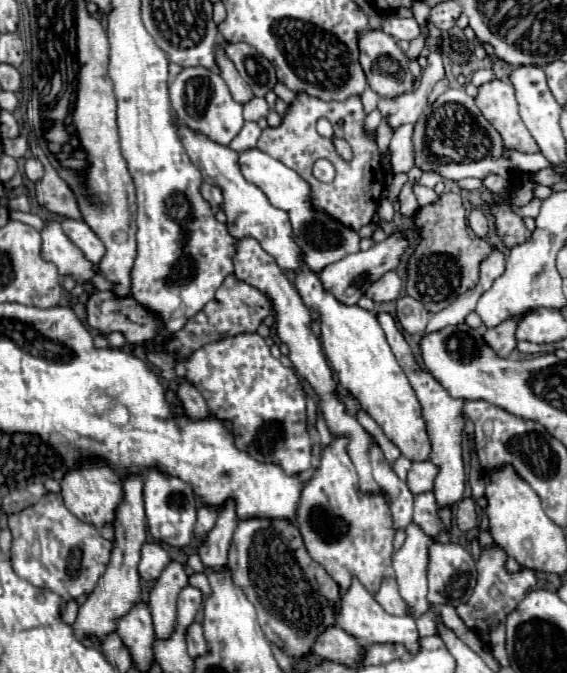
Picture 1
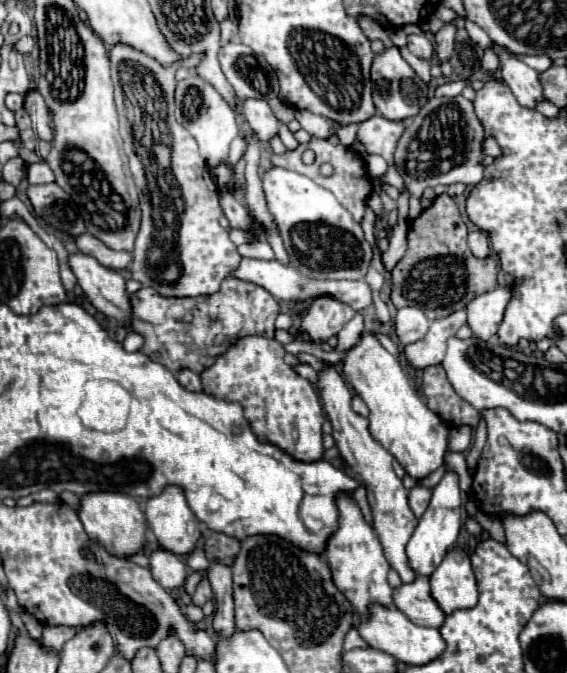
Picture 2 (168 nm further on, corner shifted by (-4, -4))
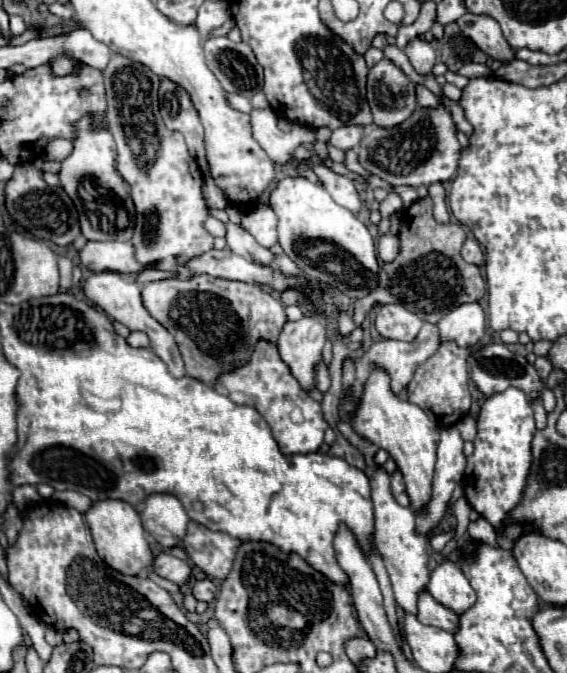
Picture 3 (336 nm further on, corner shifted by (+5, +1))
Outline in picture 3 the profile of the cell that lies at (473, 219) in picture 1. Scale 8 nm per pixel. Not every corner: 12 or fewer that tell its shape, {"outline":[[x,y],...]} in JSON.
{"outline":[[472,235],[462,247],[462,257],[472,265],[484,265],[480,243]]}

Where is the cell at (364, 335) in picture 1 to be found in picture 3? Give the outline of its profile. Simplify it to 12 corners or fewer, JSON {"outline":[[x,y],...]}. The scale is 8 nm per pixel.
{"outline":[[374,369],[352,427],[386,449],[410,509],[432,497],[440,427]]}

